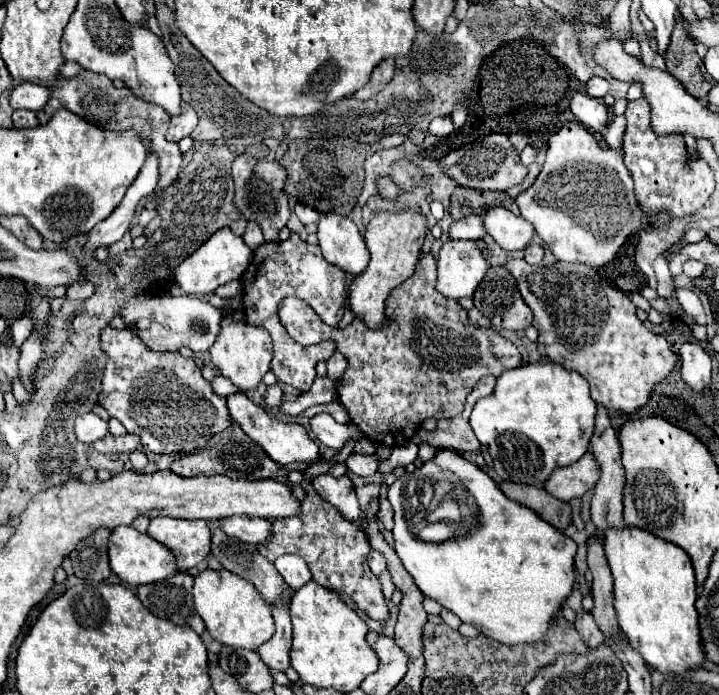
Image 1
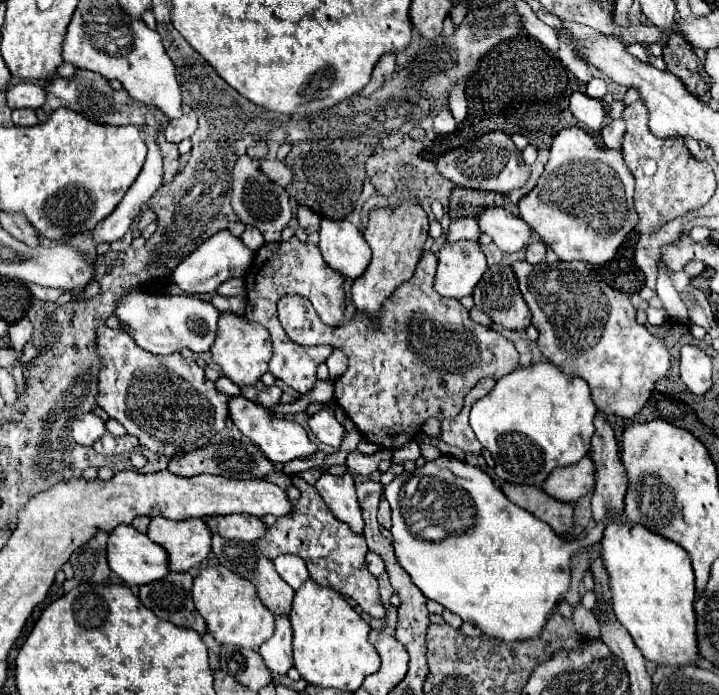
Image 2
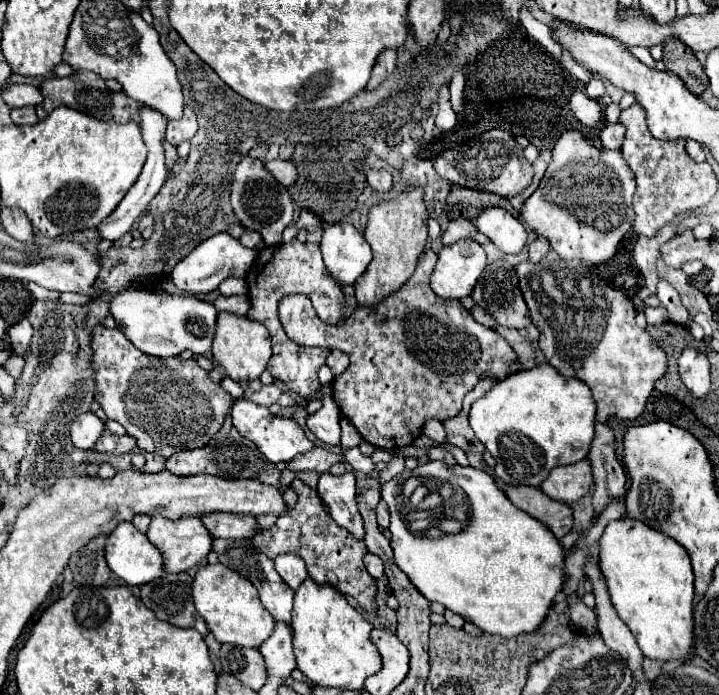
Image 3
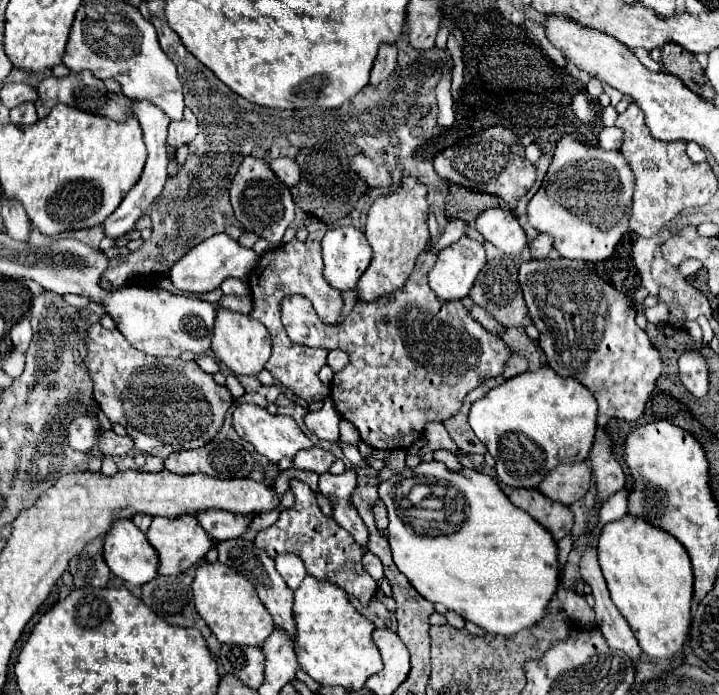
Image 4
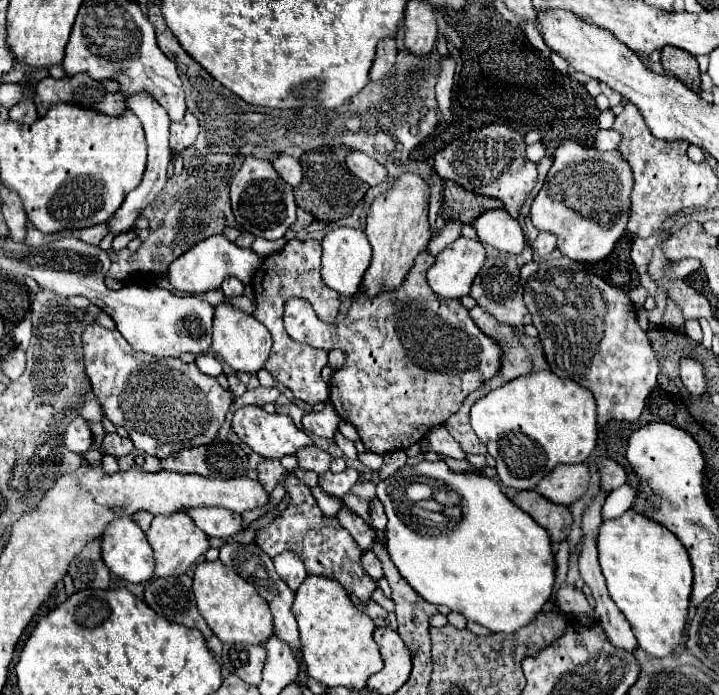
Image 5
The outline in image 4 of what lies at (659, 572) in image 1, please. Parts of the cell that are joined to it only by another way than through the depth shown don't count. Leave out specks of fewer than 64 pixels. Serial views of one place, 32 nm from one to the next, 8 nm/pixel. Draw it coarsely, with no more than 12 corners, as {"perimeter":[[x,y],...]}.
{"perimeter":[[632,514],[602,526],[608,592],[652,658],[688,642],[686,548]]}

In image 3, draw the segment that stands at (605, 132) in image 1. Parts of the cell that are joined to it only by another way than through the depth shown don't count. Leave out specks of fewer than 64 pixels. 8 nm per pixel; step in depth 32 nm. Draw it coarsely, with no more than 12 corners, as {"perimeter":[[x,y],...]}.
{"perimeter":[[619,122],[601,129],[604,149],[620,149],[625,128]]}

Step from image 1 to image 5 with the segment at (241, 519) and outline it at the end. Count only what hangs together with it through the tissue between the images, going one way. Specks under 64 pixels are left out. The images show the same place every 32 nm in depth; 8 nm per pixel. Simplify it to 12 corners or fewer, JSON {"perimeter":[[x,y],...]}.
{"perimeter":[[184,508],[206,536],[242,532],[242,518],[224,508]]}

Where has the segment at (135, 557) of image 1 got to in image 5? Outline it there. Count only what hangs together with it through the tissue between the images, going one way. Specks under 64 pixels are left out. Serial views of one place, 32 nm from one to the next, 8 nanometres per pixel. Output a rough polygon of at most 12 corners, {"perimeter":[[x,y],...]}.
{"perimeter":[[114,518],[100,542],[110,572],[152,578],[152,548],[132,518]]}

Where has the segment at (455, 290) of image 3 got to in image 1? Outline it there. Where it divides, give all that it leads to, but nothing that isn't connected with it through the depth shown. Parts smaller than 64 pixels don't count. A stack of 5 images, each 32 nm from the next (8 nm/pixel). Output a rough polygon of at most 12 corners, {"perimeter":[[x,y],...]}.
{"perimeter":[[472,240],[438,254],[436,290],[472,296],[488,264]]}

